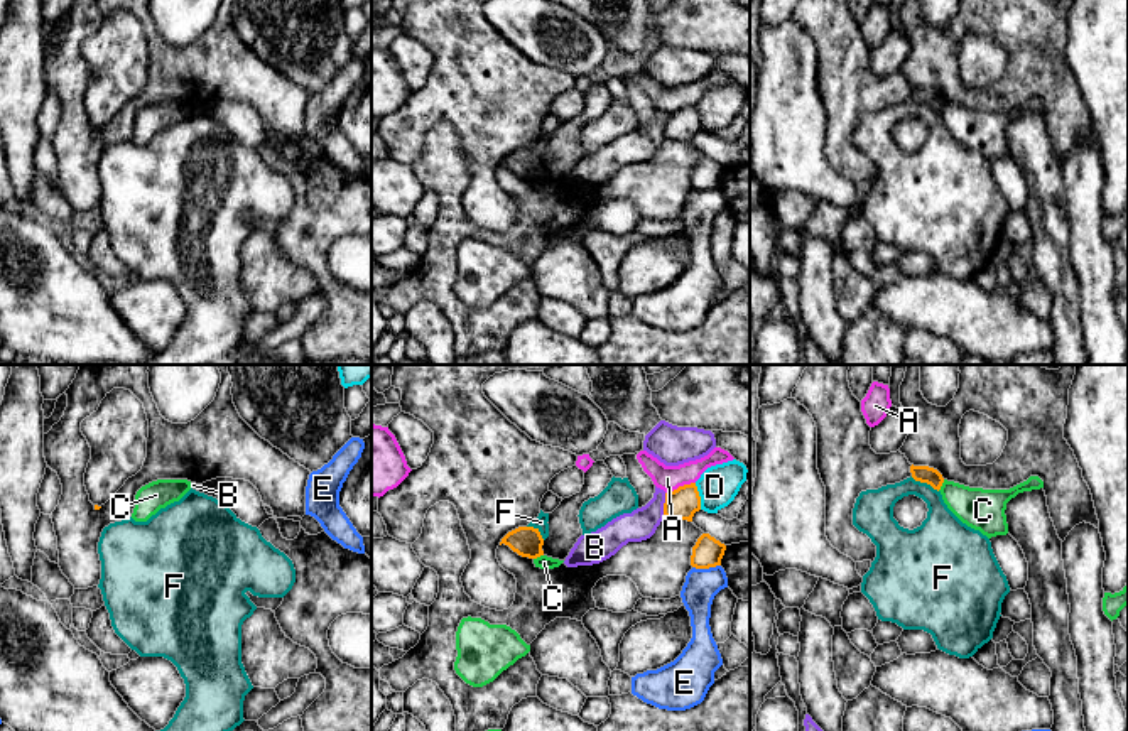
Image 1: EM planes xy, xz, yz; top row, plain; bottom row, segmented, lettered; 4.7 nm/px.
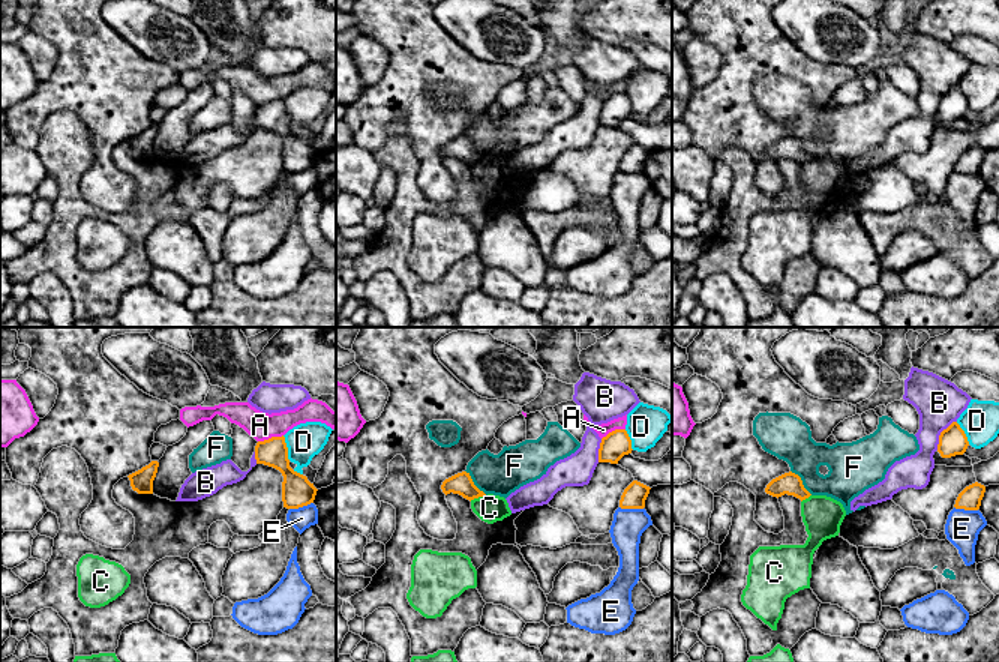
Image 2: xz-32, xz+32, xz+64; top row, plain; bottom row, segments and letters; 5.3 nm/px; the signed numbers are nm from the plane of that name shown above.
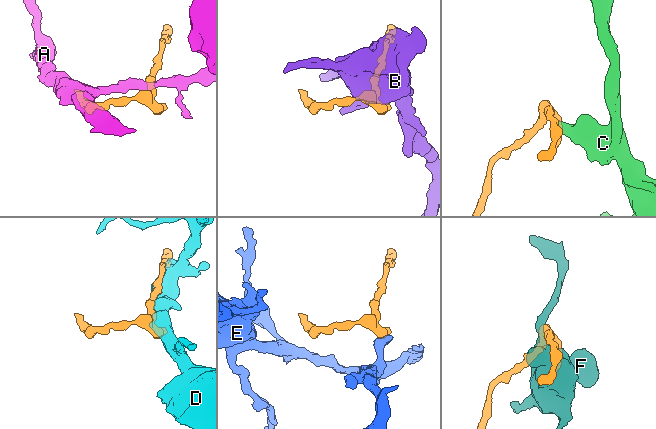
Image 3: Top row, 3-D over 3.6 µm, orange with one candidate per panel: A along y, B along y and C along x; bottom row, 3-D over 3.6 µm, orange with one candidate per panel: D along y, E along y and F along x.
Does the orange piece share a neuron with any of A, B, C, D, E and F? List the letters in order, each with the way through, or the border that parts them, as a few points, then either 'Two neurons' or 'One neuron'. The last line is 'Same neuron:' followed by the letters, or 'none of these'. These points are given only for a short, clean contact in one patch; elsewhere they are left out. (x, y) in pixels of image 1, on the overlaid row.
A: Boundary: xz (694, 481), (679, 485), (666, 493). Two neurons
B: Two neurons
C: Boundary: yz (944, 480), (938, 490). Two neurons
D: Two neurons
E: Boundary: xz (720, 564), (693, 568). Two neurons
F: Two neurons
Same neuron: none of these

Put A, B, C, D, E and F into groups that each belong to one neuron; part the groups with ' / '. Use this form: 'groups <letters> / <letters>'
groups A / B / C / D / E / F

